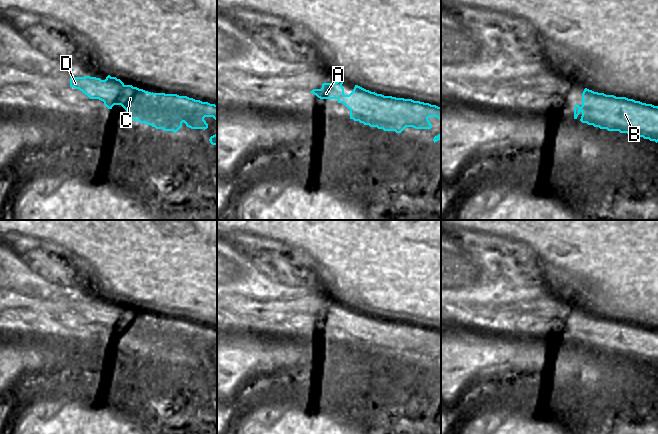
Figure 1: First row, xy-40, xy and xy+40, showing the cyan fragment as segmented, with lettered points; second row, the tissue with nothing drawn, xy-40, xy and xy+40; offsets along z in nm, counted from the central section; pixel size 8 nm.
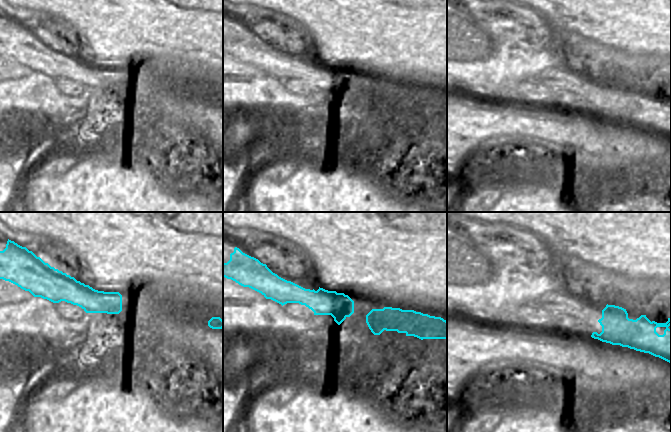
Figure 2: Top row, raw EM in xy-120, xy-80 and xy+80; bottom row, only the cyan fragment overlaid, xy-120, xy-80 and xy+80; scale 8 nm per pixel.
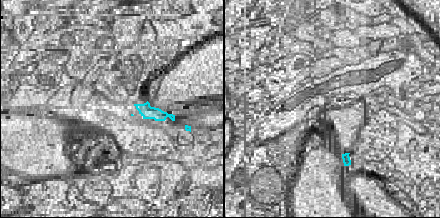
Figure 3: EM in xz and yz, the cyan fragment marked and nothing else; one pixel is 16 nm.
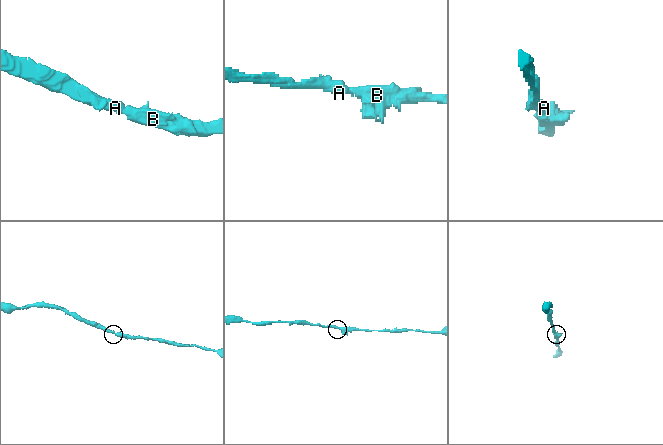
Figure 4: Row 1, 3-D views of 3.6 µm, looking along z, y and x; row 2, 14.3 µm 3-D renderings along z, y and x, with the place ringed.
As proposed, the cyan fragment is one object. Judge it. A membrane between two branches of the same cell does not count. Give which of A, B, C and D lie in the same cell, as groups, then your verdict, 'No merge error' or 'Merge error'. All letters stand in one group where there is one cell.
Groups: A B C D. No merge error

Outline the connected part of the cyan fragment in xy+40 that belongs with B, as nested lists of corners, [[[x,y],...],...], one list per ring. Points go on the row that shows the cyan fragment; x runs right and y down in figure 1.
[[[585,88],[582,106],[574,106],[574,119],[580,113],[582,123],[658,142],[658,106]]]

